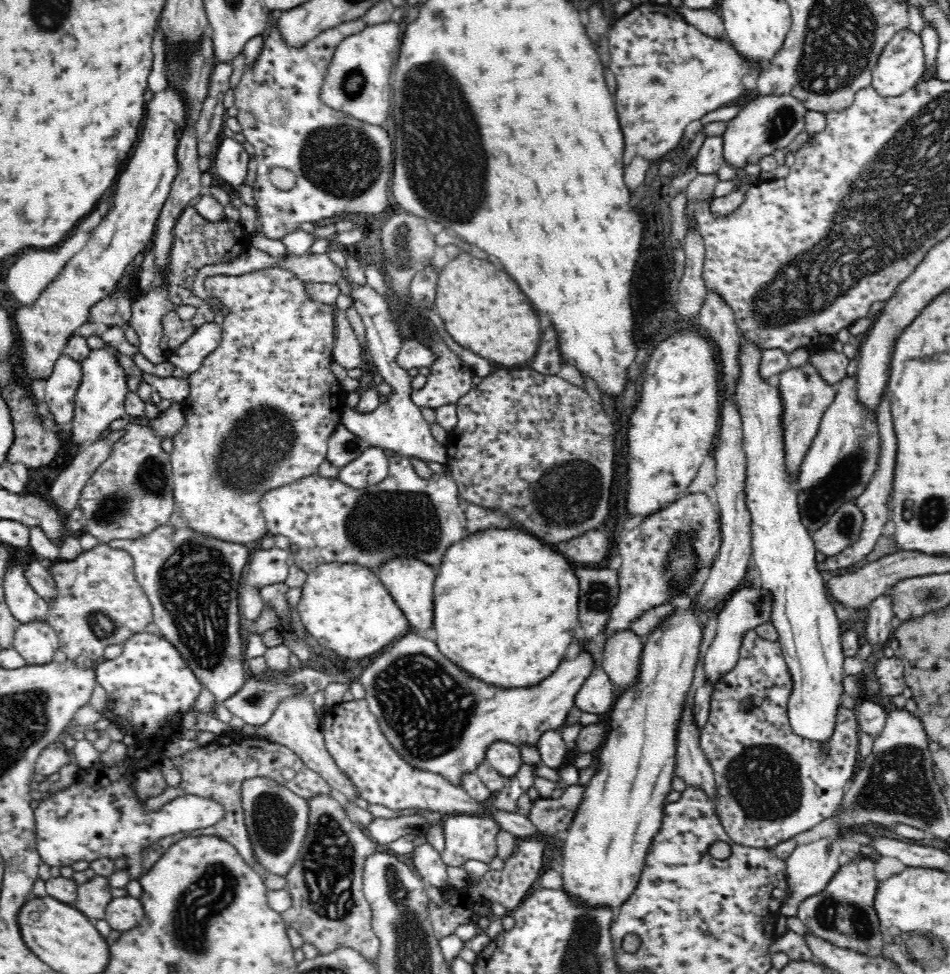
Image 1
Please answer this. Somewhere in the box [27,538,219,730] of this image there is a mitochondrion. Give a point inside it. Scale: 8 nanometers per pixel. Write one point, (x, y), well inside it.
(101, 624)

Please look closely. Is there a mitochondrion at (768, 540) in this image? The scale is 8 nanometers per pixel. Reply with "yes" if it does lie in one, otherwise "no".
no

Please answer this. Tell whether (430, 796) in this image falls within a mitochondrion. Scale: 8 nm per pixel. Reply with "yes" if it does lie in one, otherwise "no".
no

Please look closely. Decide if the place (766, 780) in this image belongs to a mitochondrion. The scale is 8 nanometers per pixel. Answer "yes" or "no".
yes

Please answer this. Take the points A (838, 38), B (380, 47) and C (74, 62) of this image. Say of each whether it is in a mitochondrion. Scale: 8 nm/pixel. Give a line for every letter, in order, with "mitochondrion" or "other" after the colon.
A: mitochondrion
B: other
C: other

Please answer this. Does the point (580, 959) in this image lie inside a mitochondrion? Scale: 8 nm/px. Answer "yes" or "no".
yes

